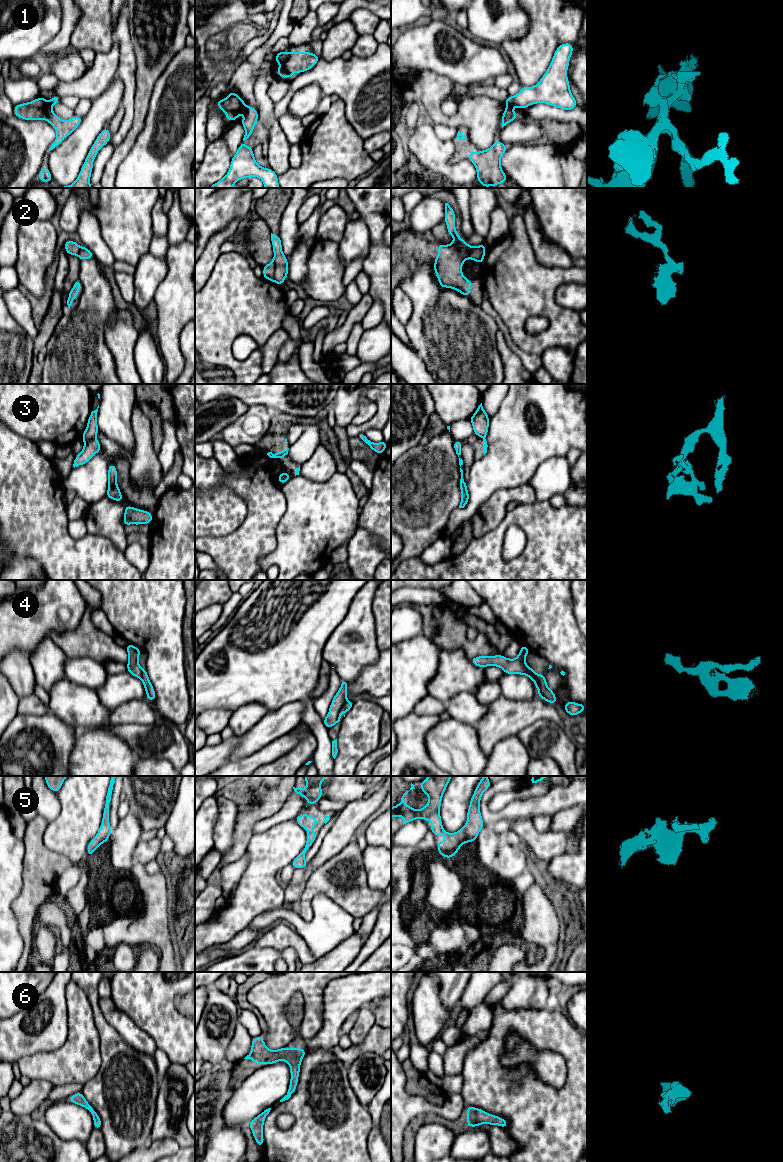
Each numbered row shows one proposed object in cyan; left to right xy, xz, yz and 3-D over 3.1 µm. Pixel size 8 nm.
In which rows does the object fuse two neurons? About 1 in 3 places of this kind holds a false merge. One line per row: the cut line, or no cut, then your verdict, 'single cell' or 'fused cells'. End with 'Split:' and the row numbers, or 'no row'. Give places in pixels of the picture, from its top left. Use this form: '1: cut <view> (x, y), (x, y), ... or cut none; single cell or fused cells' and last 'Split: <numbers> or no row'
1: cut xz (247, 106), (243, 112); fused cells
2: cut yz (453, 242), (459, 248), (468, 251), (484, 249); fused cells
3: cut xy (95, 437), (85, 442); fused cells
4: cut xz (347, 701), (339, 712), (336, 721); fused cells
5: cut none; single cell
6: cut none; single cell
Split: 1, 2, 3, 4

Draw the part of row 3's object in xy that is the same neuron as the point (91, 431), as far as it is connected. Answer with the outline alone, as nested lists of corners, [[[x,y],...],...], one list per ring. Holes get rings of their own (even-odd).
[[[99,405],[96,410],[91,412],[91,414],[88,418],[87,427],[81,437],[81,439],[84,442],[88,442],[90,440],[95,439],[99,432],[98,425],[97,425],[98,408],[99,408]]]

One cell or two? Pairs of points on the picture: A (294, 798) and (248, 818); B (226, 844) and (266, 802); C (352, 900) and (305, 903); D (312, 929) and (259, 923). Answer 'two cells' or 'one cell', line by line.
A: two cells
B: two cells
C: one cell
D: one cell

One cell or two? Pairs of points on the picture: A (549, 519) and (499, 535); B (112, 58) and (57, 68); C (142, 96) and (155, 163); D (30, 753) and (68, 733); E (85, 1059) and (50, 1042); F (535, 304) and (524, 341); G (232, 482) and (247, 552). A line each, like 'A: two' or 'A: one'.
A: one
B: two
C: two
D: one
E: two
F: one
G: one

